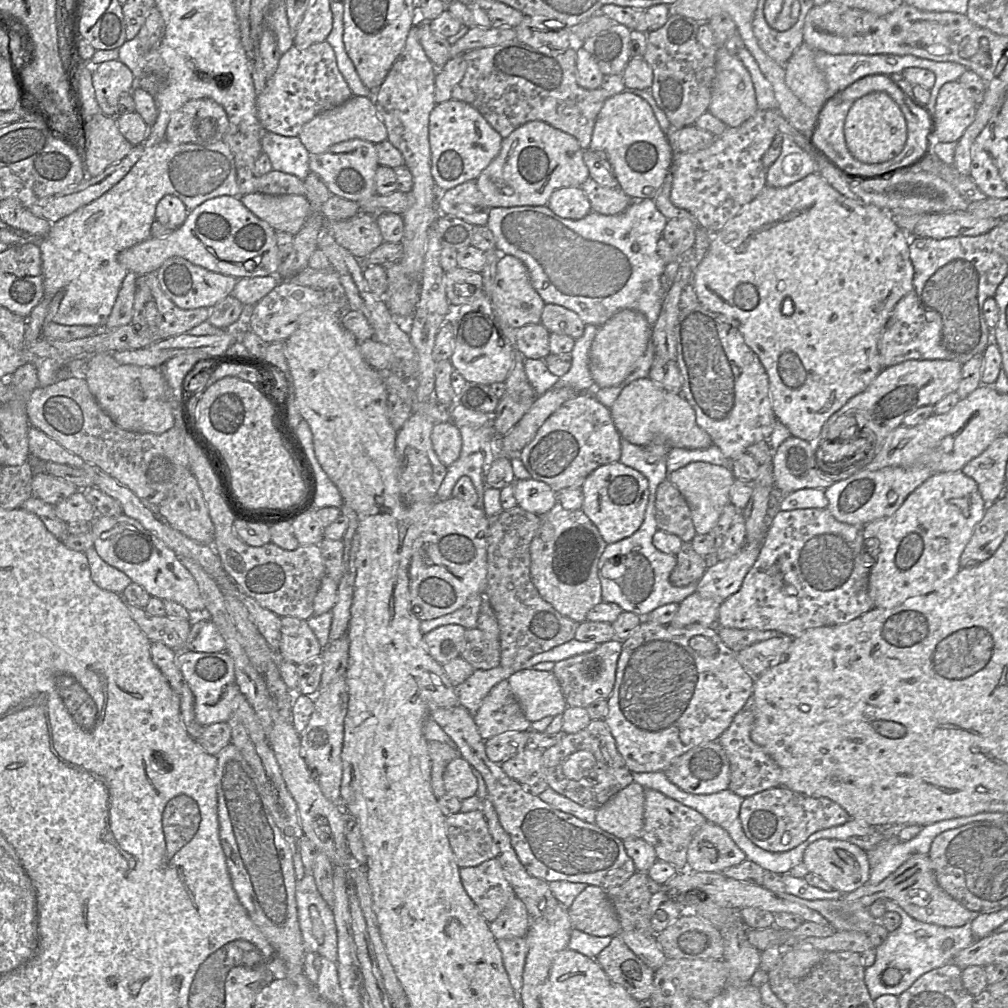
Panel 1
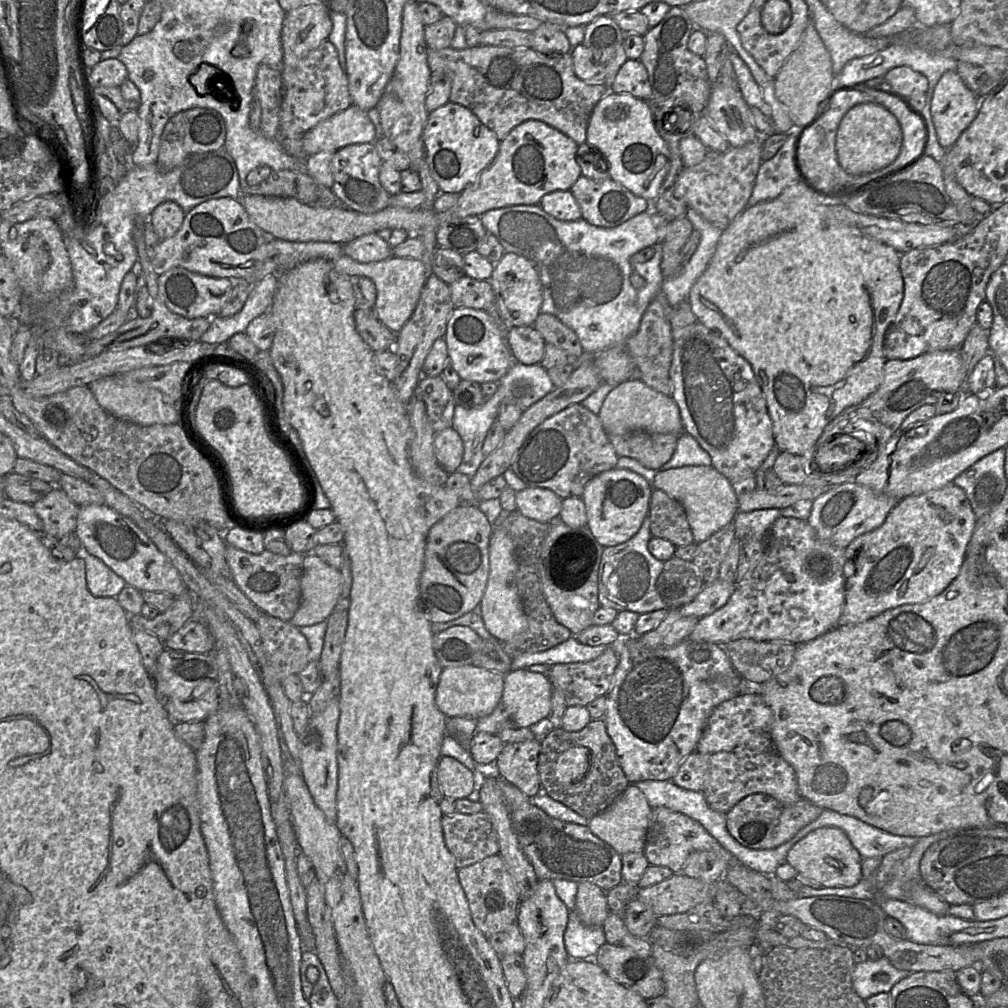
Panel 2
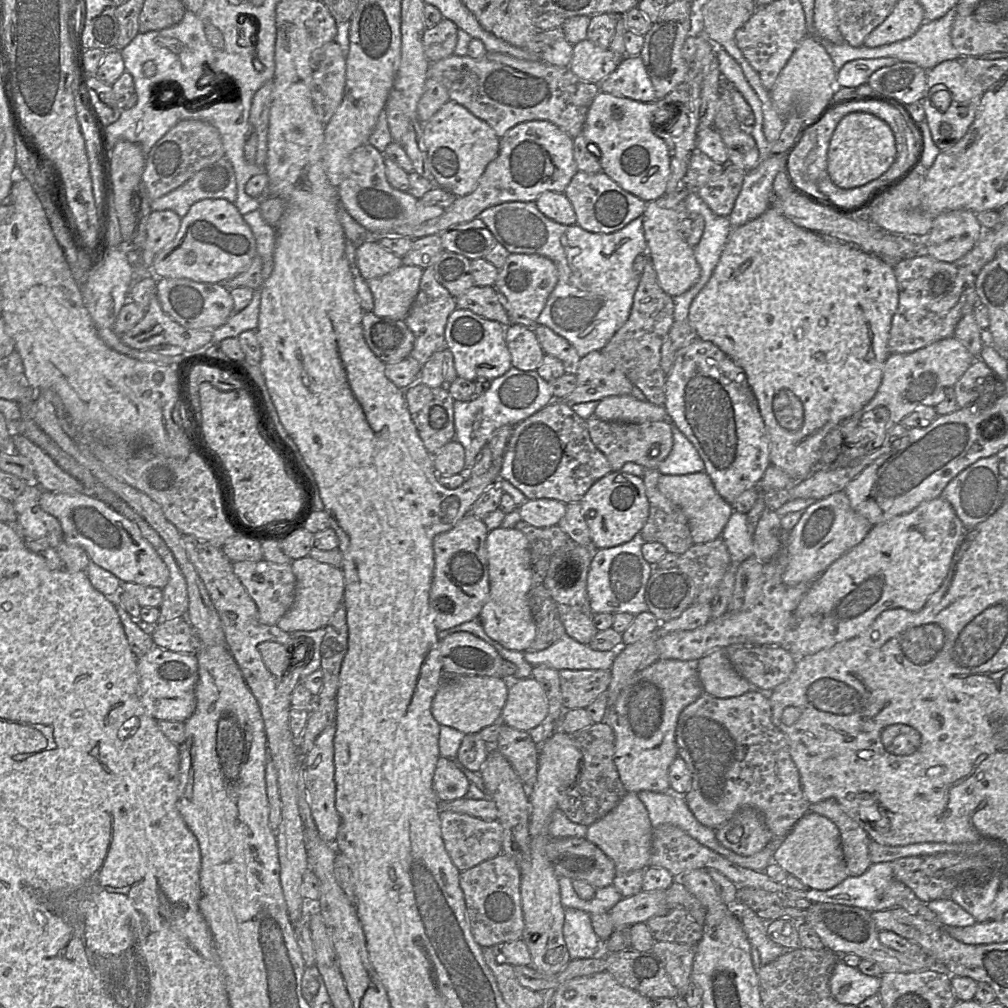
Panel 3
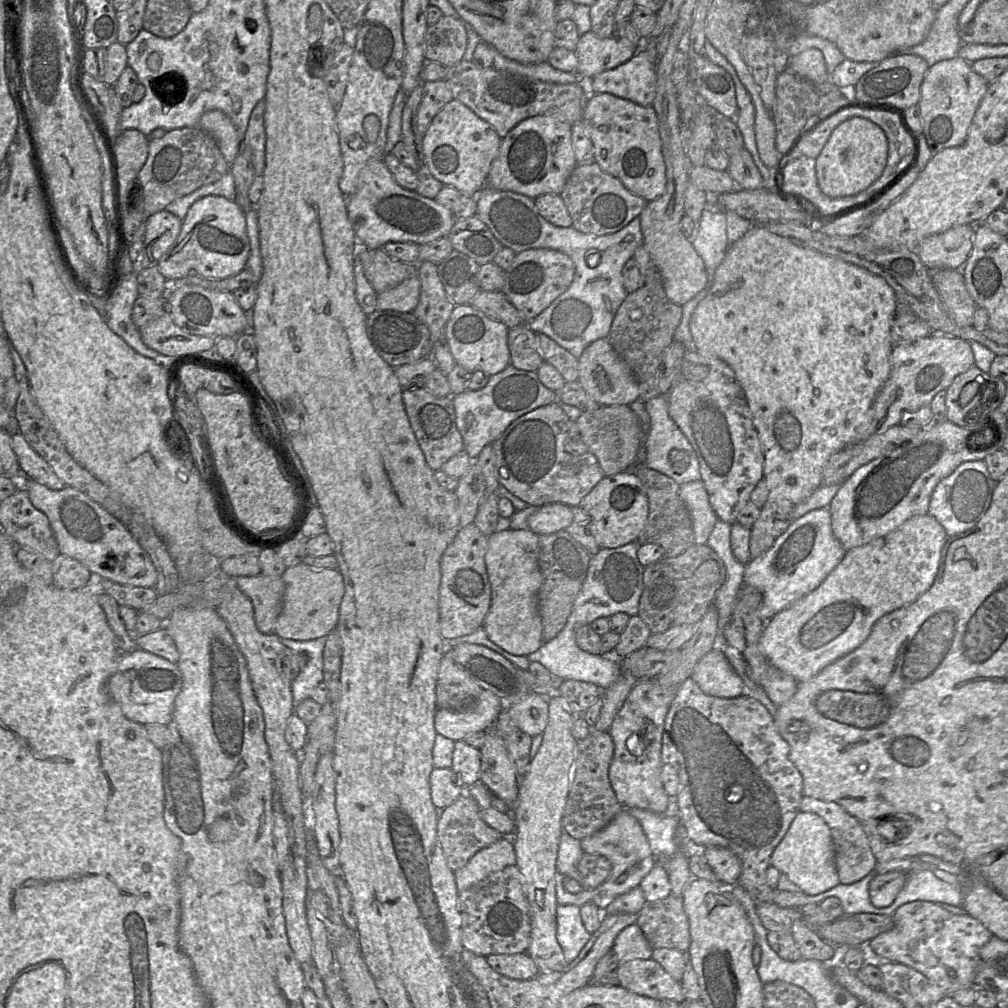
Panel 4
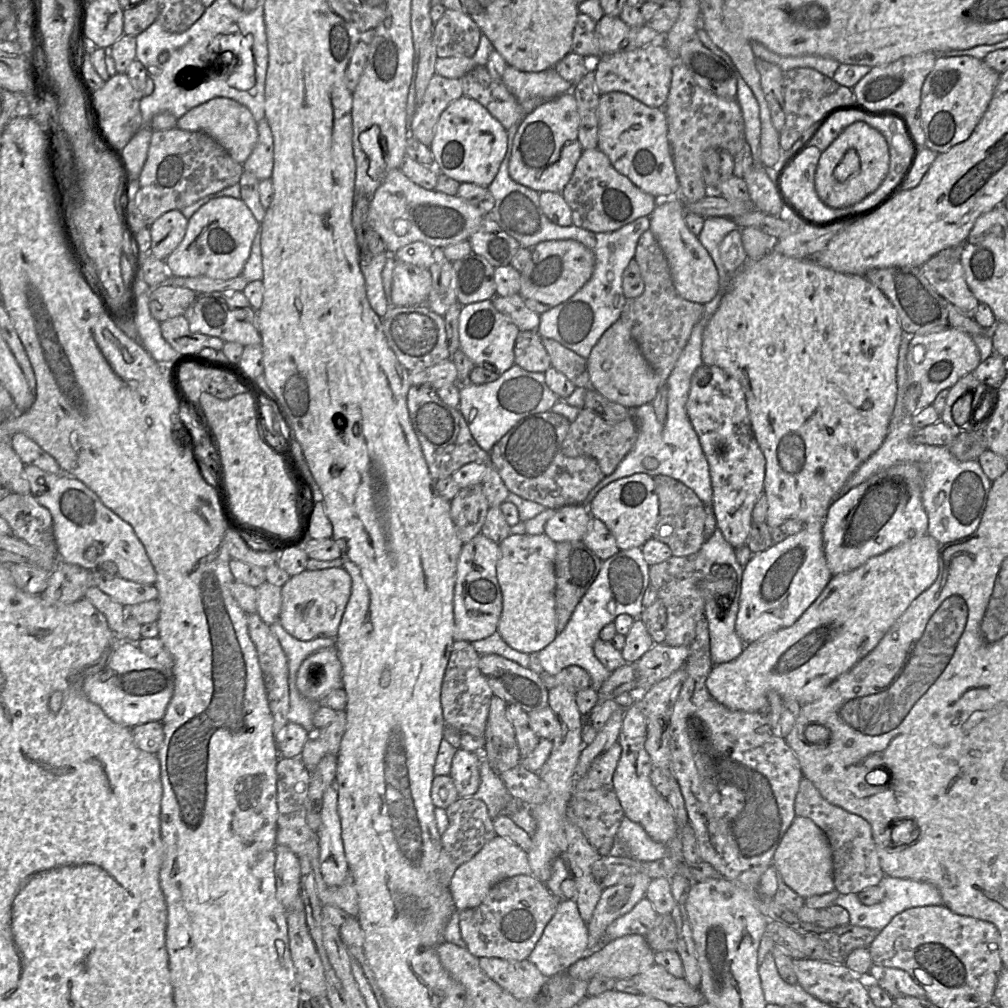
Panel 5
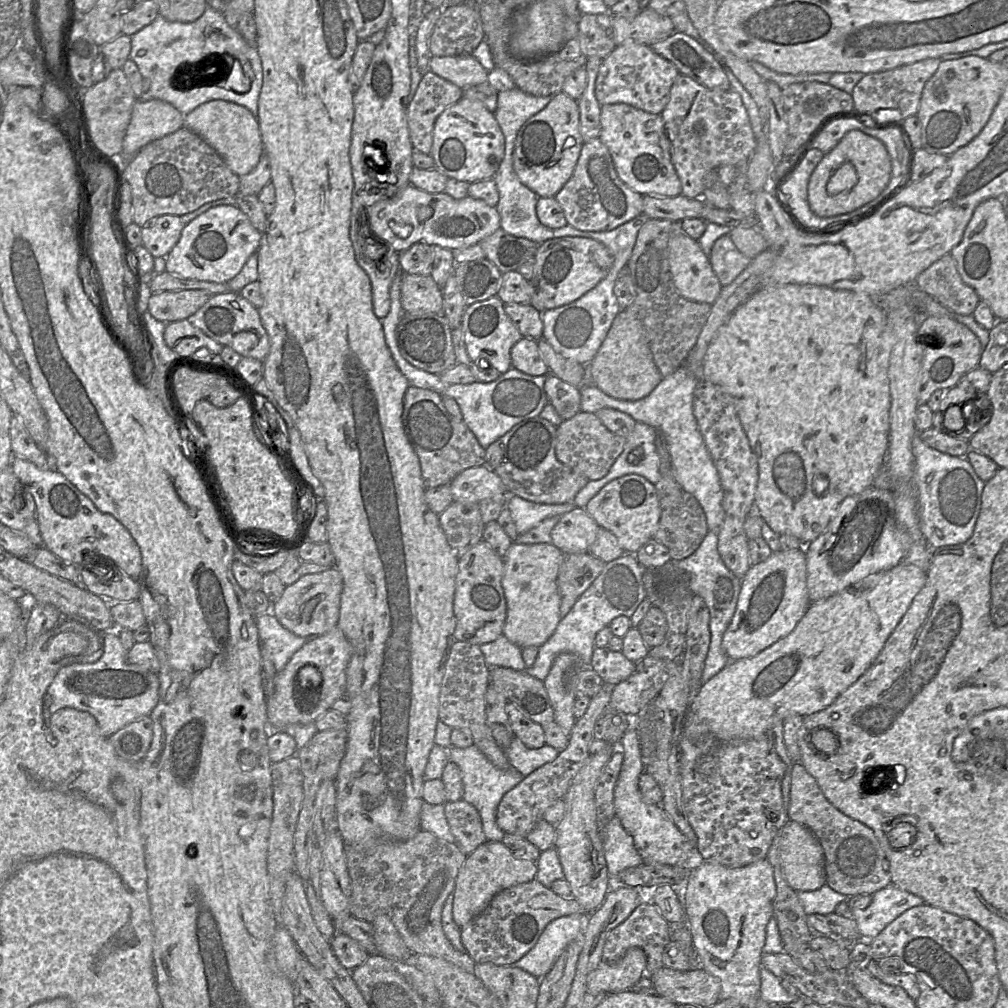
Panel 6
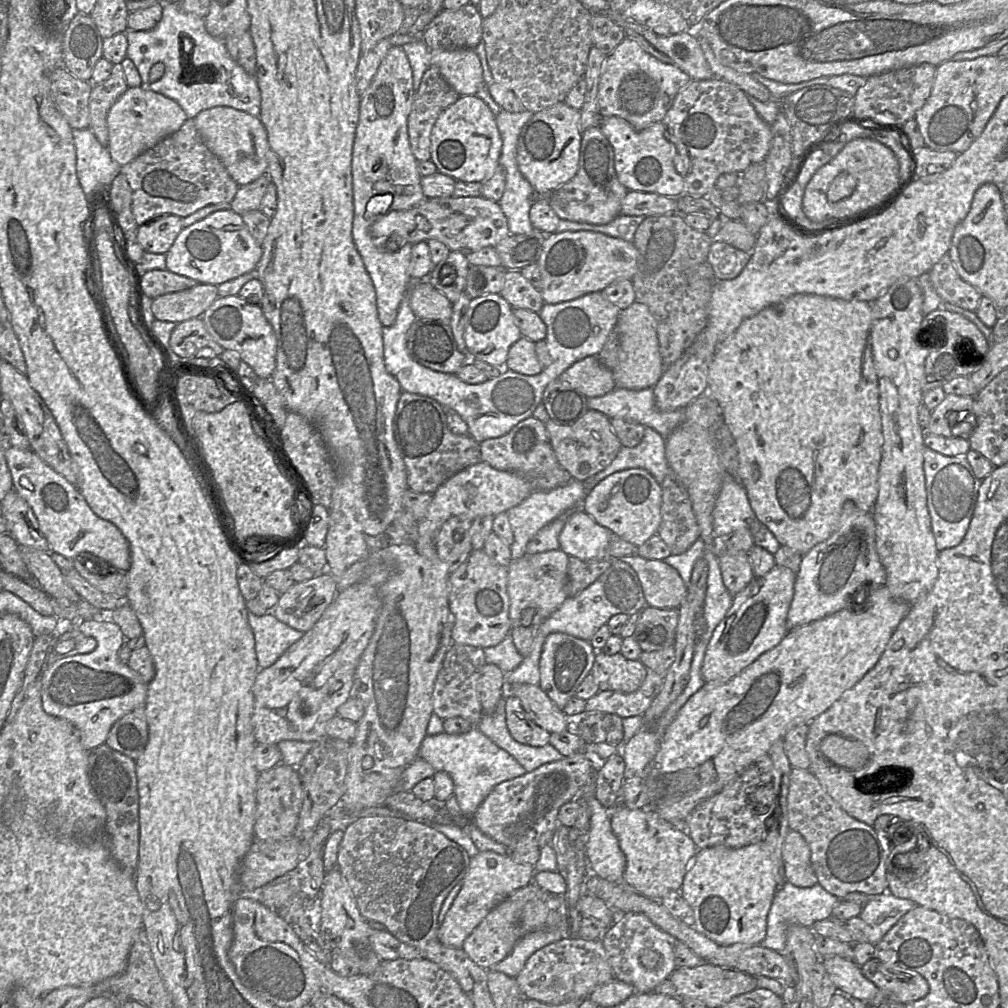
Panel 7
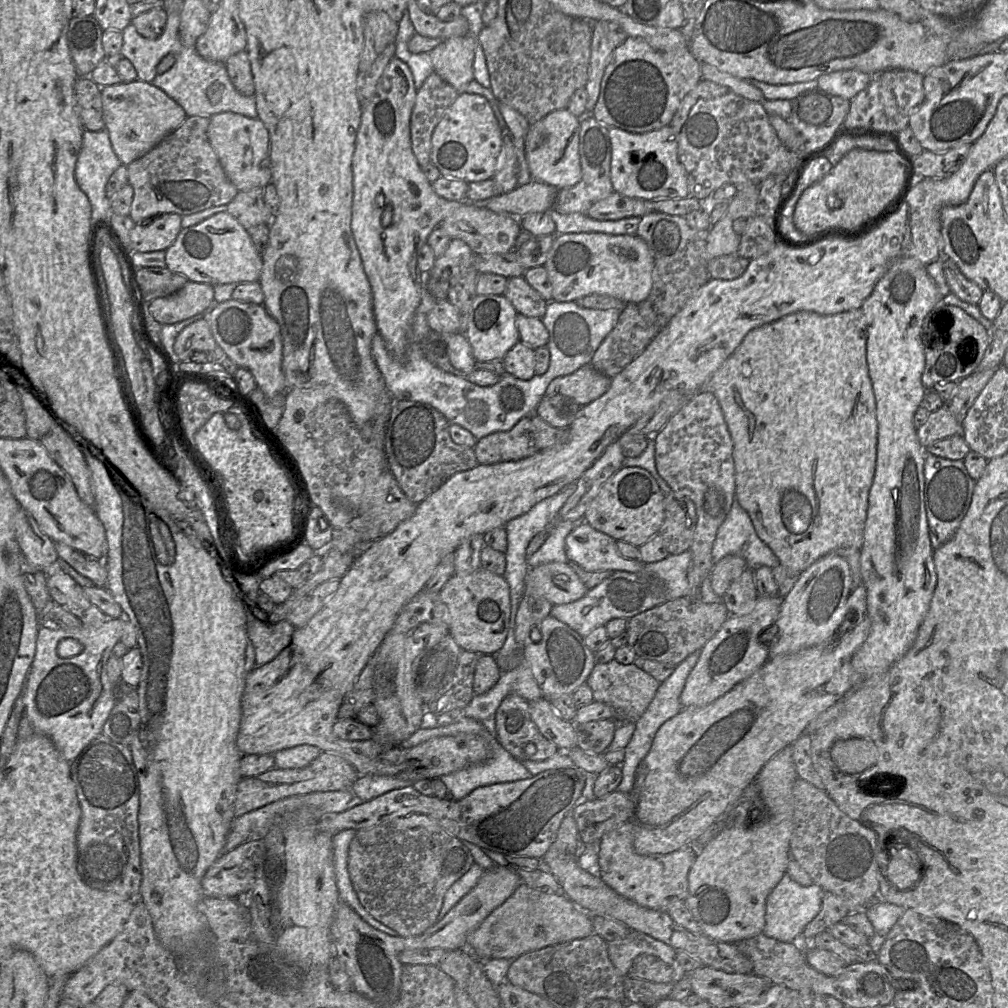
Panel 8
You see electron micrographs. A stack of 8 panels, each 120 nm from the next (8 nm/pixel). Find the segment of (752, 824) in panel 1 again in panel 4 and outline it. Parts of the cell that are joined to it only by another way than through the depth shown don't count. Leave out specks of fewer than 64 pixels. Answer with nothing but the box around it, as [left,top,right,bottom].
[703,847,742,885]

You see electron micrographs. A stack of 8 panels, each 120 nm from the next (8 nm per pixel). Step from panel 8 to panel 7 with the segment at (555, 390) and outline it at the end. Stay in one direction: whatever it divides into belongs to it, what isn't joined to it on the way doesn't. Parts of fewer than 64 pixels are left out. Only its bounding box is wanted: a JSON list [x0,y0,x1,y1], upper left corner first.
[559,356,616,398]

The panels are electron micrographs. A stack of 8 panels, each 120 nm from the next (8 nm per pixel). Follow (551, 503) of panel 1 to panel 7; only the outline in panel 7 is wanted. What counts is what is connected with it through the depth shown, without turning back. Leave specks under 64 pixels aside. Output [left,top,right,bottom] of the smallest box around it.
[559,509,612,561]

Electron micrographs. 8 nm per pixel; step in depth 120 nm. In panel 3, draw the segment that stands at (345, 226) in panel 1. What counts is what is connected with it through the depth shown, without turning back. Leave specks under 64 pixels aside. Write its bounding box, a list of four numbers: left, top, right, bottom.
[356,239,403,280]

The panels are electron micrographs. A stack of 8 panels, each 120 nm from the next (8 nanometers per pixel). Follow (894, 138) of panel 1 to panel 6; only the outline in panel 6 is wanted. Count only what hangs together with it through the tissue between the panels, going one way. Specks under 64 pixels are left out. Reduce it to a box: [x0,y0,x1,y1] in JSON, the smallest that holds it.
[808,130,892,217]

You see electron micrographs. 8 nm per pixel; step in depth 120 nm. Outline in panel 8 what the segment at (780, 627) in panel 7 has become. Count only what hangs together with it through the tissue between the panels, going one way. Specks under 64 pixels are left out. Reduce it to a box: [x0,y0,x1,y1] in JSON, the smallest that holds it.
[680,595,783,708]

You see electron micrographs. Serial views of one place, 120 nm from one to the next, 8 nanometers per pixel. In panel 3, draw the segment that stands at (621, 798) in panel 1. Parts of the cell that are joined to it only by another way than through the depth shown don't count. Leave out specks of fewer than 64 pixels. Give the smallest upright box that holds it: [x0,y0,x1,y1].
[585,792,652,875]

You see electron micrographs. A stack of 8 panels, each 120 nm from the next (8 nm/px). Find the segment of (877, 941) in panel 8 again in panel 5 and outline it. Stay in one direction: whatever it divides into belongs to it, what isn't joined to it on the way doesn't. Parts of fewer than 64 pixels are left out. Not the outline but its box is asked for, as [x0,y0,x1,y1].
[834,875,944,931]

